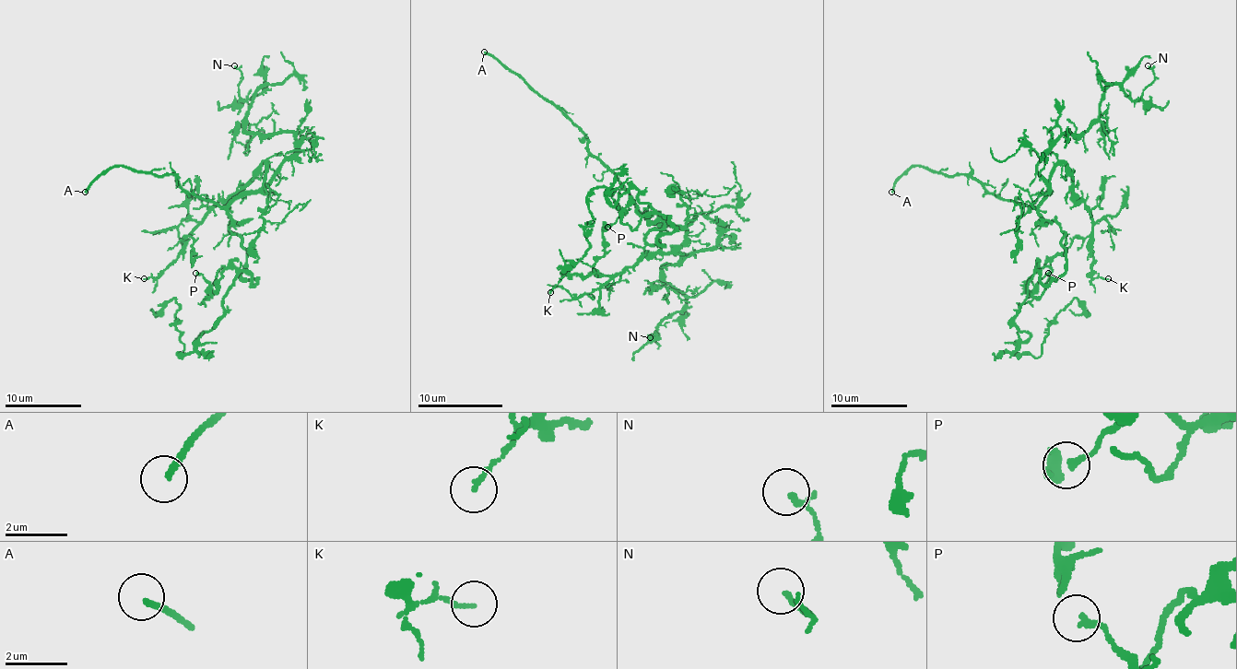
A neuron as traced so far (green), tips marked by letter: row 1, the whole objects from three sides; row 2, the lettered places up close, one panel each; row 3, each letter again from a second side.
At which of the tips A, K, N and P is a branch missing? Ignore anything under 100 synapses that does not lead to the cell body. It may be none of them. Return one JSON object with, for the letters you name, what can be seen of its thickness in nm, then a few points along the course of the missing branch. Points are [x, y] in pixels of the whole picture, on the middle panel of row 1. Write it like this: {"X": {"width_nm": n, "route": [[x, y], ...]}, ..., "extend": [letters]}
{"A": {"width_nm": 180}, "extend": ["A"]}

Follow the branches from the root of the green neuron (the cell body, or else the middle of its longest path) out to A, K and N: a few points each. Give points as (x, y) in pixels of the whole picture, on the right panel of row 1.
A: (1064, 230), (1025, 204), (996, 198), (977, 181), (964, 175), (945, 175), (913, 165), (891, 192)
K: (1064, 230), (1039, 207), (1062, 163), (1073, 179), (1073, 196), (1092, 221), (1092, 276), (1108, 278)
N: (1064, 230), (1041, 213), (1039, 159), (1089, 129), (1112, 85), (1138, 100), (1148, 65)

